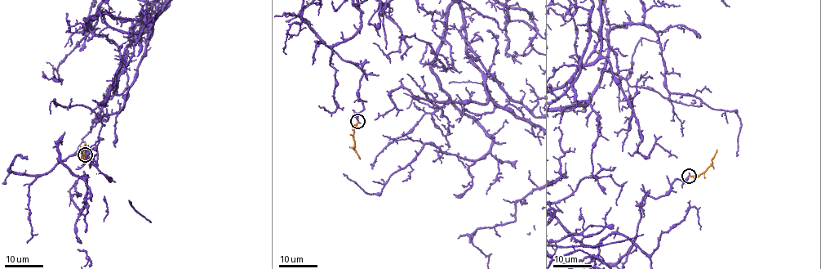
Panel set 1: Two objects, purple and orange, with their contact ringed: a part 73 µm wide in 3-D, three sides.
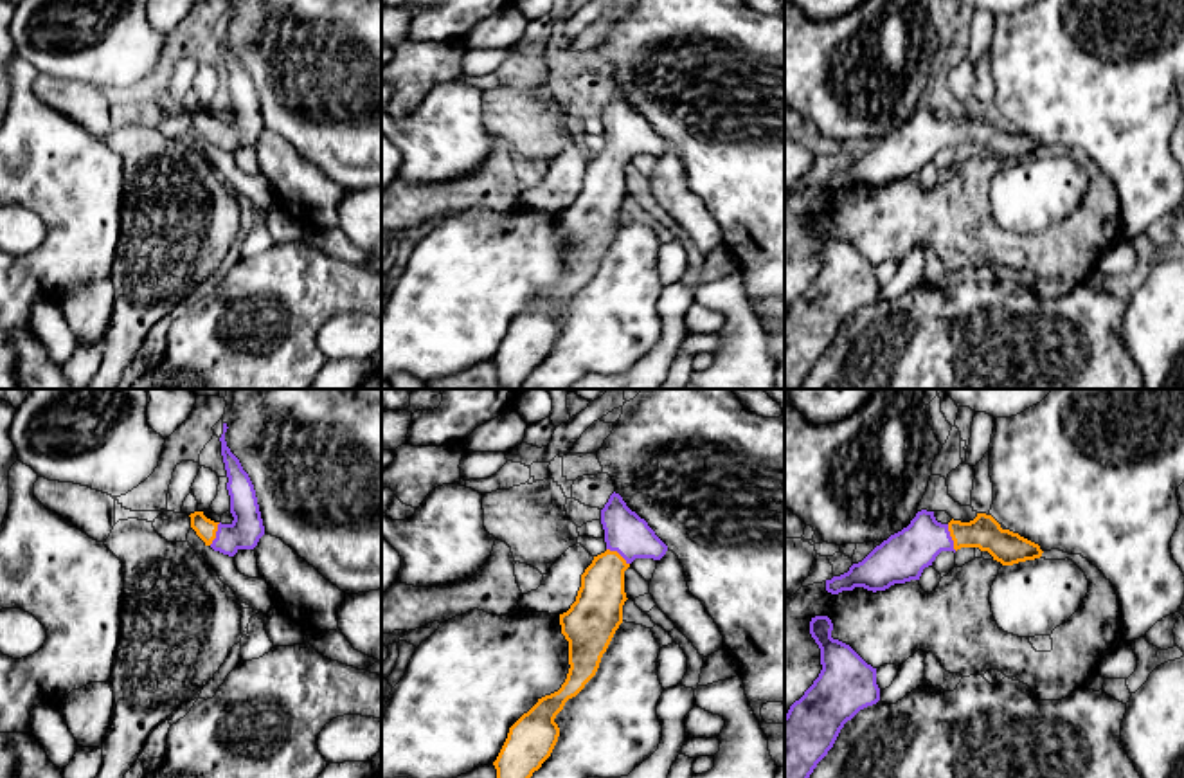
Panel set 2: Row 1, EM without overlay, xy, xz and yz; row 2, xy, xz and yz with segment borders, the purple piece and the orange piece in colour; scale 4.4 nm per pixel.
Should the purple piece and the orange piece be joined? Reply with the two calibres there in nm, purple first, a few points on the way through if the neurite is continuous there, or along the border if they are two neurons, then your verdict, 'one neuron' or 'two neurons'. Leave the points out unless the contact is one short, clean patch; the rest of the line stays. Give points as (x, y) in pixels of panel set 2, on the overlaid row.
220/150 nm | across yz (902, 557), (925, 537), (950, 537), (983, 532) | one neuron

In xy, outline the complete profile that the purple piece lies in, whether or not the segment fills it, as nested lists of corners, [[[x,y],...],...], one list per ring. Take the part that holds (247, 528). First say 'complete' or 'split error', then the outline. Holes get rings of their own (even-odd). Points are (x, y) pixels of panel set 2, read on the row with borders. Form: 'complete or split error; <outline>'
split error; [[[223,423],[221,456],[227,470],[227,490],[230,495],[230,513],[234,520],[221,524],[207,519],[203,511],[191,513],[191,528],[214,551],[234,556],[239,549],[254,549],[265,535],[265,526],[256,497],[254,484],[243,470],[239,459],[225,441],[227,423]]]

